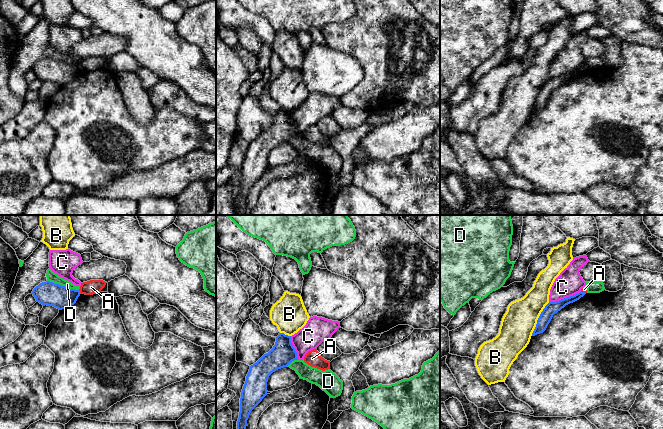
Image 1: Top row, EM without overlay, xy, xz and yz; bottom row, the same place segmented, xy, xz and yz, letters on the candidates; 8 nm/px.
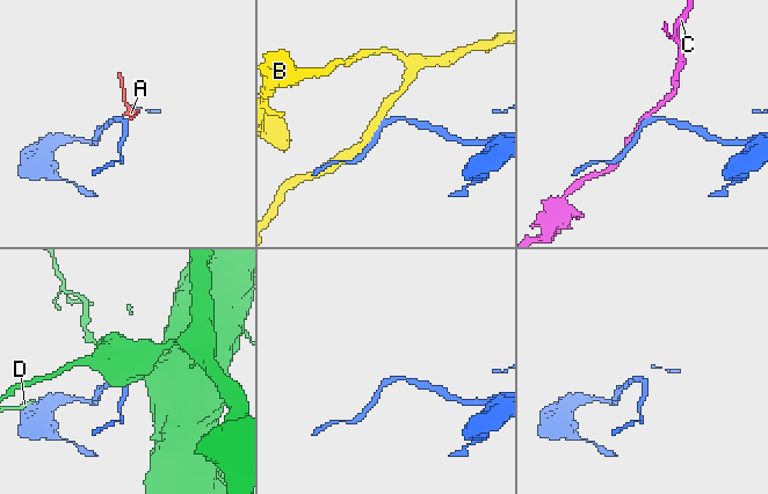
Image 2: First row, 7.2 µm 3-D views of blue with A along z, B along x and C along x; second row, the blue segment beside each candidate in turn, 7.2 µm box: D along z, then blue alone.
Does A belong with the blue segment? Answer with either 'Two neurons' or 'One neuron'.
Two neurons

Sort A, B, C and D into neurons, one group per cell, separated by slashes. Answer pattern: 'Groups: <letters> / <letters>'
Groups: A / B / C / D

